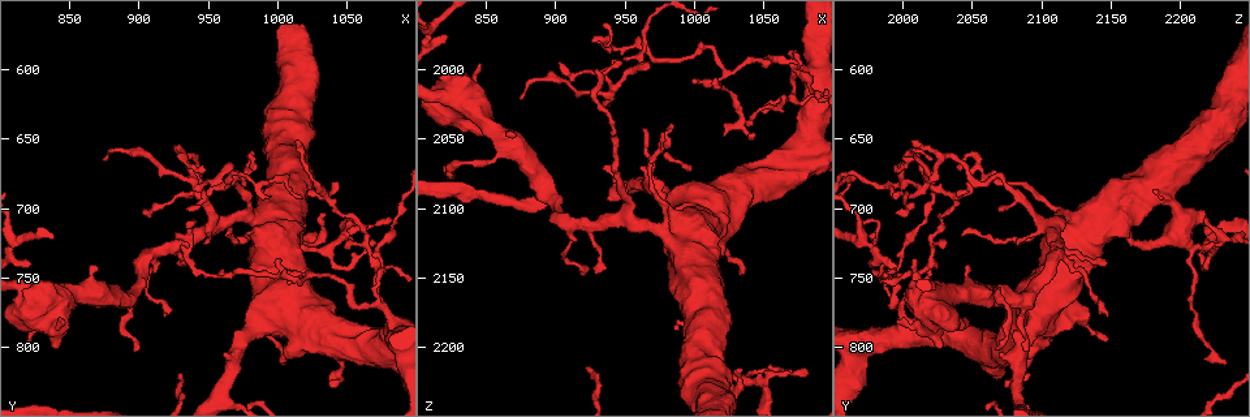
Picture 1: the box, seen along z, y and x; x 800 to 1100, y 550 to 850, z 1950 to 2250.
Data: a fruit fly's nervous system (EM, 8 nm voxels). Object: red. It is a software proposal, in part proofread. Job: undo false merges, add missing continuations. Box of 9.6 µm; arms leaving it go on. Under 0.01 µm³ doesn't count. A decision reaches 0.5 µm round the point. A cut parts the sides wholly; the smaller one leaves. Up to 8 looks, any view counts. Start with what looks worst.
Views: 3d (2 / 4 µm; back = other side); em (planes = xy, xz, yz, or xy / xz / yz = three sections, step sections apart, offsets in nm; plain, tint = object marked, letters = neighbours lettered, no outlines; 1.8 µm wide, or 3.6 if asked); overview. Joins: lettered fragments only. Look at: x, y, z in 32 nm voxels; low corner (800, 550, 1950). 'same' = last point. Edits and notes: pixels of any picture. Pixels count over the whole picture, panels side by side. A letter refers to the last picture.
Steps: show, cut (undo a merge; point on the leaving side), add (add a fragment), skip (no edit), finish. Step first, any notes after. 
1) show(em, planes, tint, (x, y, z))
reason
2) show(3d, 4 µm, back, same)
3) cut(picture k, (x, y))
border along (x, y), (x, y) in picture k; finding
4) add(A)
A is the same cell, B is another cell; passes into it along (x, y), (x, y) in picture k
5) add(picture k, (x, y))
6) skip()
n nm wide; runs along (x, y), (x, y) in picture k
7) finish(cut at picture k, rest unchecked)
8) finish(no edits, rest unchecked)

show(em, xy, step 8, tint, (1050, 720, 2224))
branch point

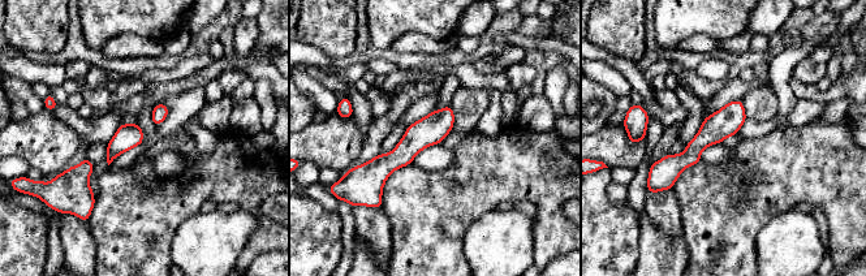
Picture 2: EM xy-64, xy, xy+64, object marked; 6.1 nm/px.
show(em, xy, step 8, letters, same)
see the neighbours

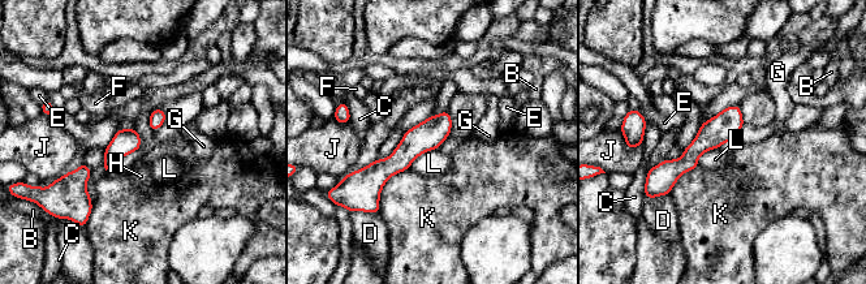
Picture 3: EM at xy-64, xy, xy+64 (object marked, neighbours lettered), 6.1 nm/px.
skip()
160 nm wide; B, C, D, E, F, G, H, J, K and L are other cells; border along (438, 147), (423, 151), (409, 167) in picture 3; all the same neuron

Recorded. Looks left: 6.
show(em, yz, step 8, letters, (822, 742, 1978))
an open end

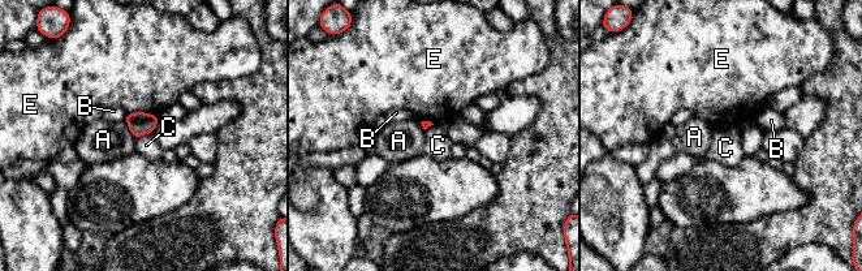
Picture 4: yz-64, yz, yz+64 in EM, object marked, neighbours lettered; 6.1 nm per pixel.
show(em, planes, letters, same)

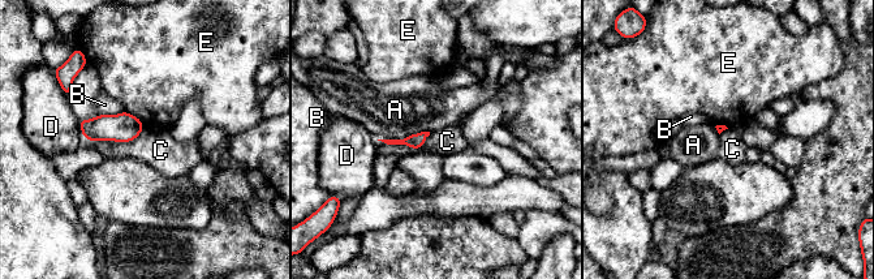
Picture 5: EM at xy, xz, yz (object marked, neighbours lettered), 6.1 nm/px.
skip()
A, B, C, D and E are other cells; border along (430, 133), (417, 149), (378, 140) in picture 5; no lettered fragment goes on from it

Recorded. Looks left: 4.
show(3d, 4 µm, back, (986, 692, 2184))
thick end

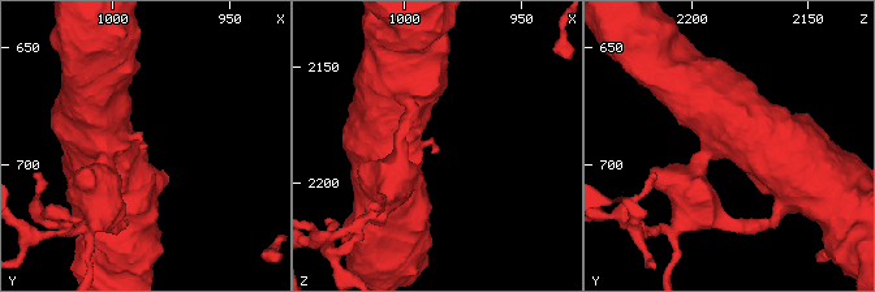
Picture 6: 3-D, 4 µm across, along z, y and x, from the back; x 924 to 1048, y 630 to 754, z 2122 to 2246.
show(em, 3.6 µm, planes, letters, (985, 691, 2187))

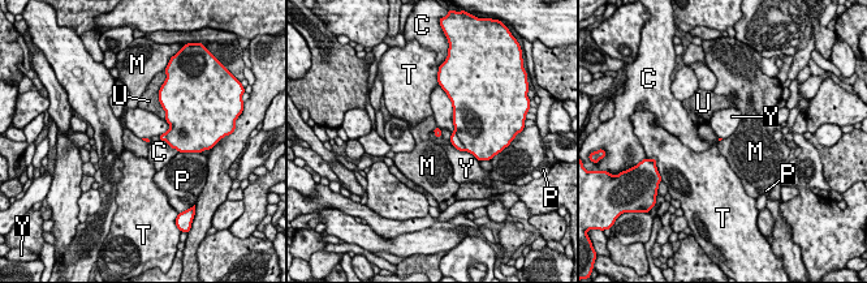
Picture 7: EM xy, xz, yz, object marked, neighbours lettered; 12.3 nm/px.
skip()
C, M, P, T, U and Y are other cells; border along (449, 140), (457, 149), (474, 155) in picture 7; none of them fits

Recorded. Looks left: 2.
finish(no edits, rest unchecked)

